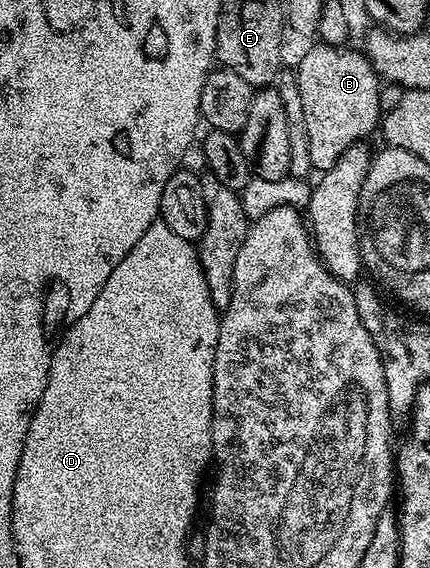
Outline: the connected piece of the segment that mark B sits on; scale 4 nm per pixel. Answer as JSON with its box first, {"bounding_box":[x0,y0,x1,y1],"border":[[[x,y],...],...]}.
{"bounding_box":[294,43,382,173],"border":[[[313,43],[314,46],[294,68],[298,82],[298,94],[302,94],[302,110],[306,114],[306,139],[310,142],[310,162],[317,173],[330,170],[350,150],[350,146],[367,141],[372,131],[377,131],[382,120],[380,108],[380,87],[382,81],[374,66],[363,51],[355,52],[352,46]]]}

